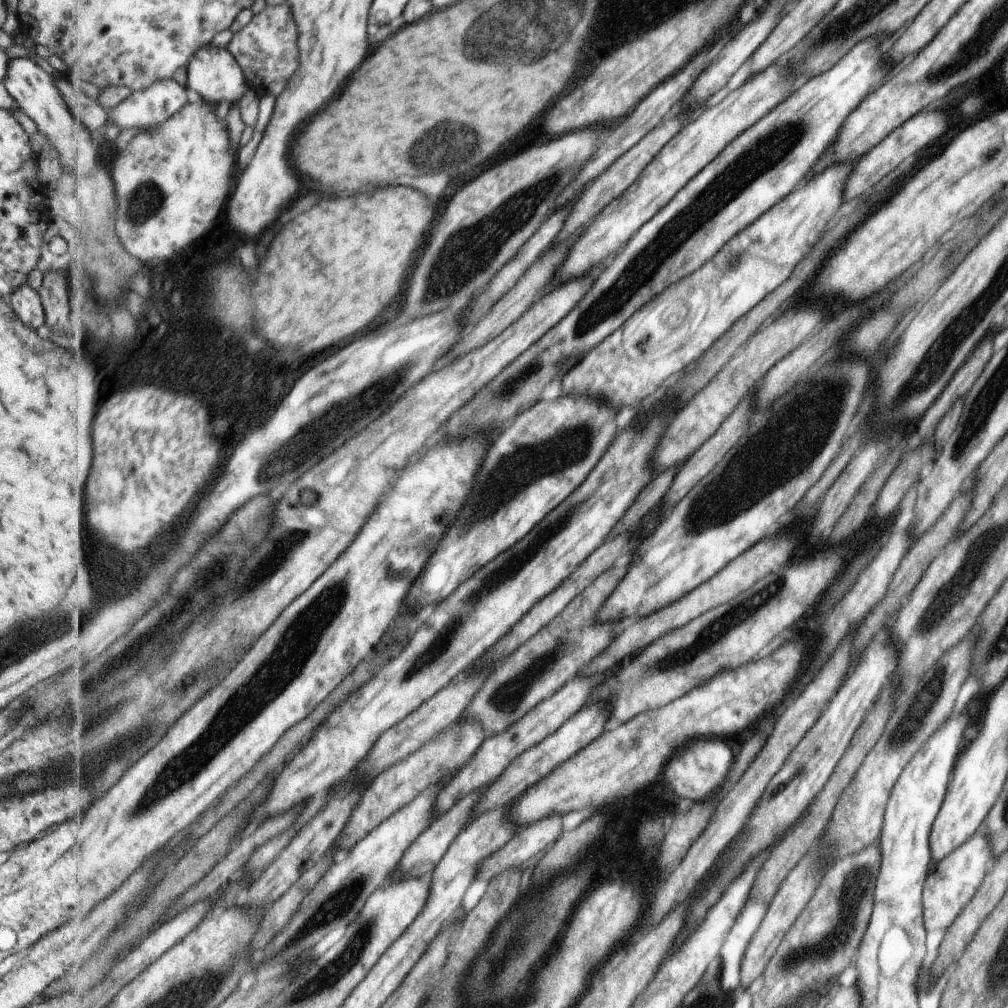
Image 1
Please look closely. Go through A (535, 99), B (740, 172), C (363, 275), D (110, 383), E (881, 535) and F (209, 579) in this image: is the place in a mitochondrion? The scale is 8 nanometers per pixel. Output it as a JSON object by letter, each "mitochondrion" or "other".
{"A":"other","B":"mitochondrion","C":"other","D":"other","E":"other","F":"mitochondrion"}

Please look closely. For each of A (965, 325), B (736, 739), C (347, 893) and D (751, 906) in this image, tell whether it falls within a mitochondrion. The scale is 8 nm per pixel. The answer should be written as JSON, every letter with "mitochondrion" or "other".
{"A":"mitochondrion","B":"other","C":"mitochondrion","D":"other"}

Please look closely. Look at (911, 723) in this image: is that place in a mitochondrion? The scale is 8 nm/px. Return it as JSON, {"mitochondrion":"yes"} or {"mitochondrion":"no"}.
{"mitochondrion":"yes"}

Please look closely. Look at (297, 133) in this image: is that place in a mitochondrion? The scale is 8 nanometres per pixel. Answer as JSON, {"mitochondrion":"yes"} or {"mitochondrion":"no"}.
{"mitochondrion":"no"}

